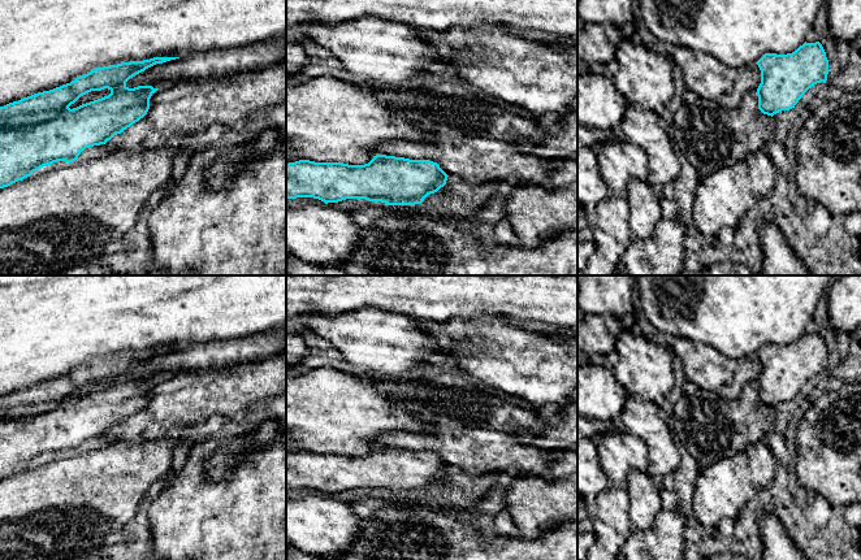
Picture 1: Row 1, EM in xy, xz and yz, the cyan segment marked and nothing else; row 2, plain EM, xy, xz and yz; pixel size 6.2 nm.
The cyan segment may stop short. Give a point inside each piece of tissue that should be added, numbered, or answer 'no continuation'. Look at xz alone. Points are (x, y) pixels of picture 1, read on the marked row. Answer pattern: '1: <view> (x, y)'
no continuation

